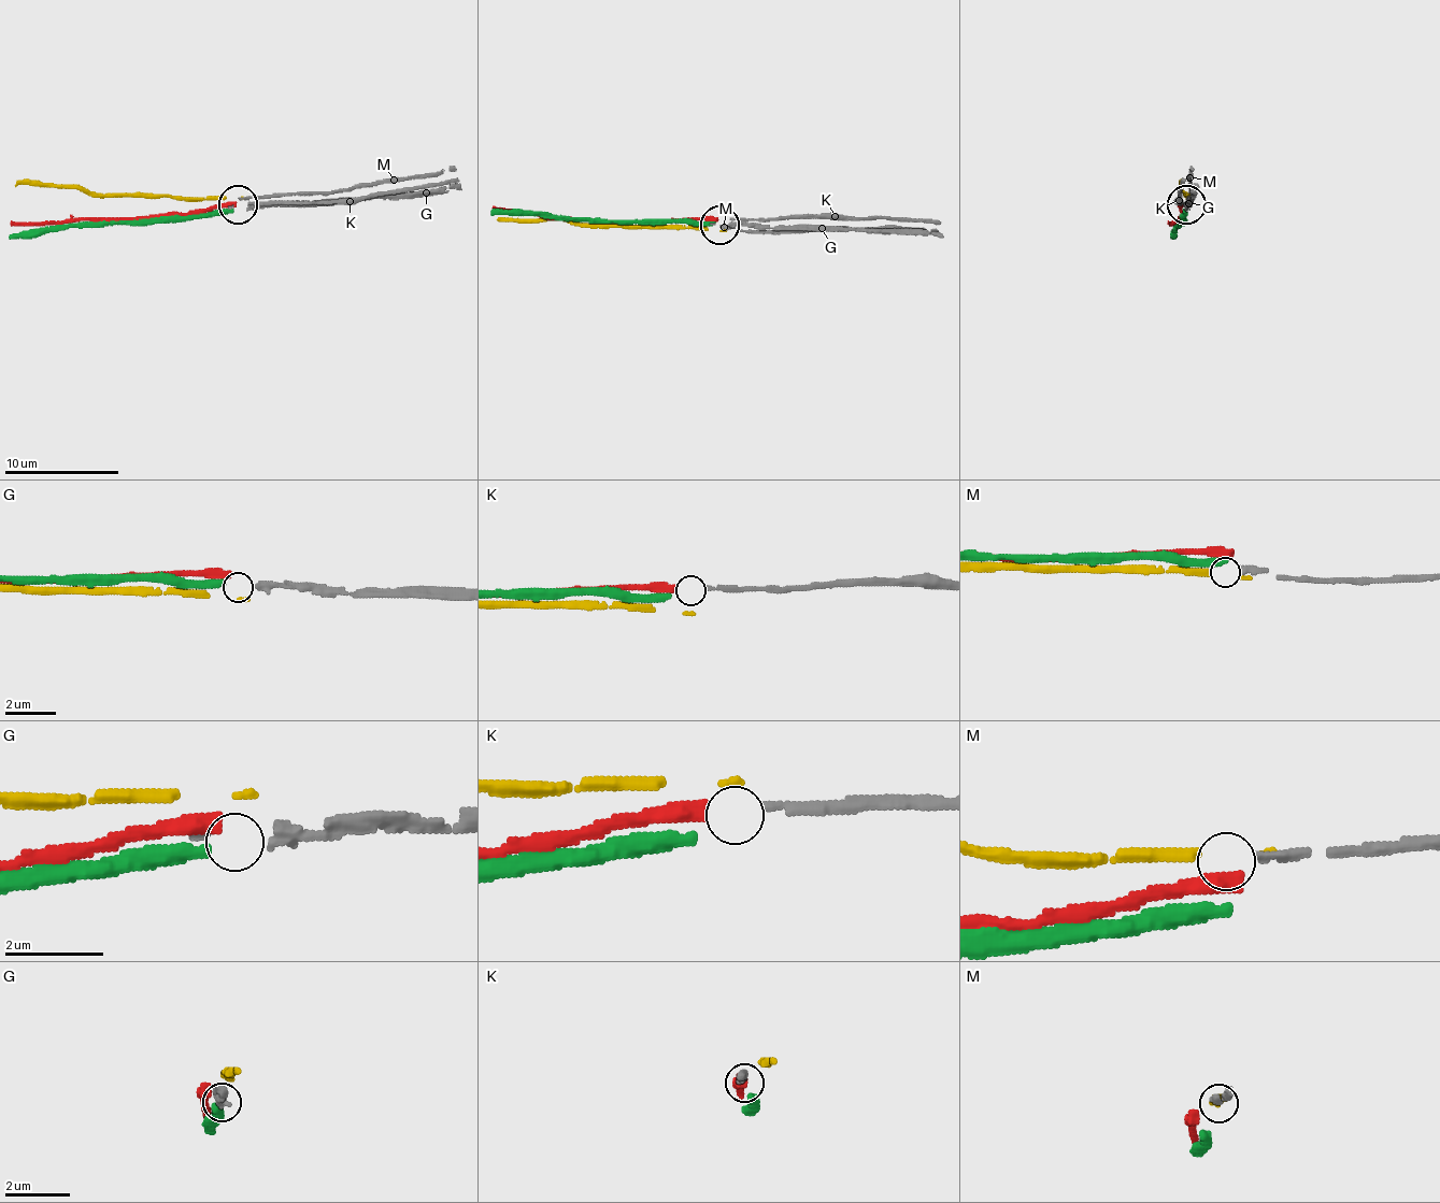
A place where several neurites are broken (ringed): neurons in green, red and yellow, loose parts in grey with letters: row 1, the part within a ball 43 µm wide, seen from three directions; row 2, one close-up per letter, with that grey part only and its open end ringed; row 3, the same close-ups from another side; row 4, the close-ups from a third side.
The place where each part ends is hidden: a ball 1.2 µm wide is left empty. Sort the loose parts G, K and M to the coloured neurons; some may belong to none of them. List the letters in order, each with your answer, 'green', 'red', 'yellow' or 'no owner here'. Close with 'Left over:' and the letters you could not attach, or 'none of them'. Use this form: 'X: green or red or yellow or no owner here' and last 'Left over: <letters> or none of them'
G: green
K: red
M: no owner here
Left over: M

